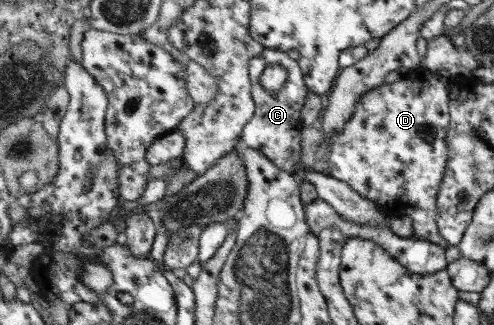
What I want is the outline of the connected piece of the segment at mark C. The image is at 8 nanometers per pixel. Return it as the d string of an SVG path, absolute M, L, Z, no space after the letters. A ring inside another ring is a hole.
M266 48L262 55L258 55L258 57L254 57L250 61L249 75L253 83L253 98L255 99L256 109L253 120L244 128L241 140L248 146L260 150L271 160L274 160L276 165L292 174L302 149L300 117L304 106L306 106L306 99L309 94L305 73L299 65L299 61L294 61L288 53ZM272 65L282 65L288 70L288 81L286 81L282 90L275 95L268 94L260 84L264 71Z

